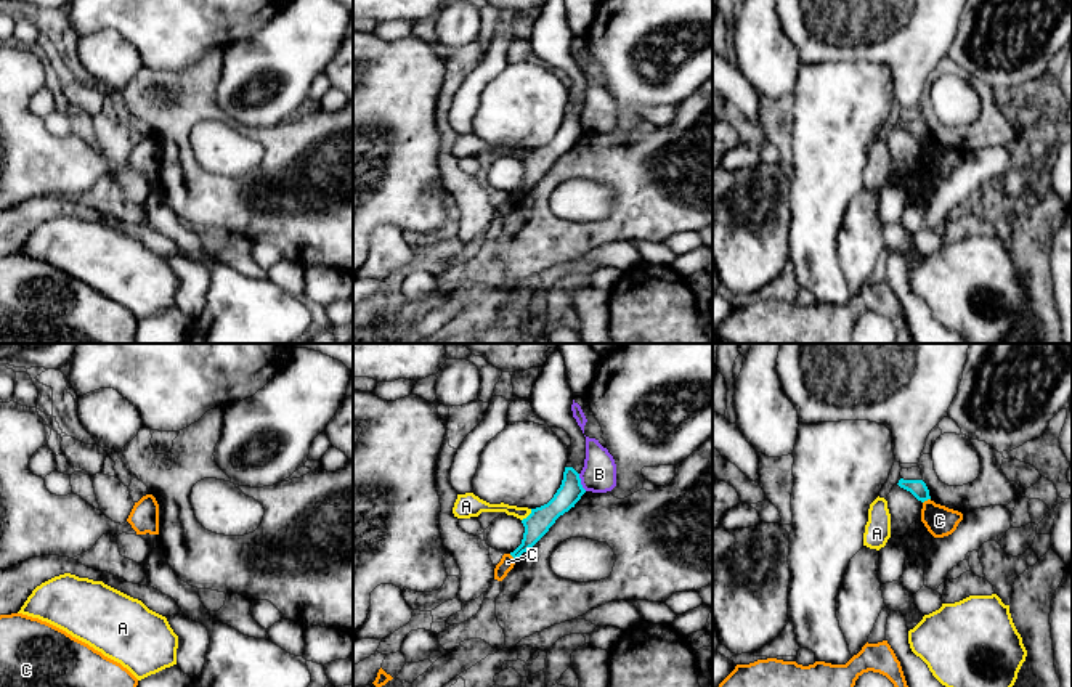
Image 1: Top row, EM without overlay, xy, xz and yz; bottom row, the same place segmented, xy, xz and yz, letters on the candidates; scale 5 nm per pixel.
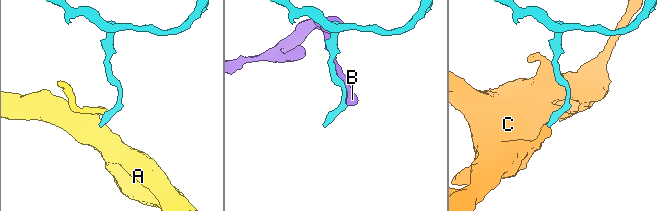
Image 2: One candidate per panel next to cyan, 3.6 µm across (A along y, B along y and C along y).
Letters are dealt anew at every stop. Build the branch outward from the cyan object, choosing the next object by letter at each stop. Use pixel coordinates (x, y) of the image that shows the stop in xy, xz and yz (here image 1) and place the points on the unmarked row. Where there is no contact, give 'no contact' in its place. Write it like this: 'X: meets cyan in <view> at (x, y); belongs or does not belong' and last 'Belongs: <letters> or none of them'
A: meets cyan in xz at (528, 156); does not belong
B: meets cyan in xz at (580, 122); does not belong
C: meets cyan in yz at (926, 140); does not belong
Belongs: none of them

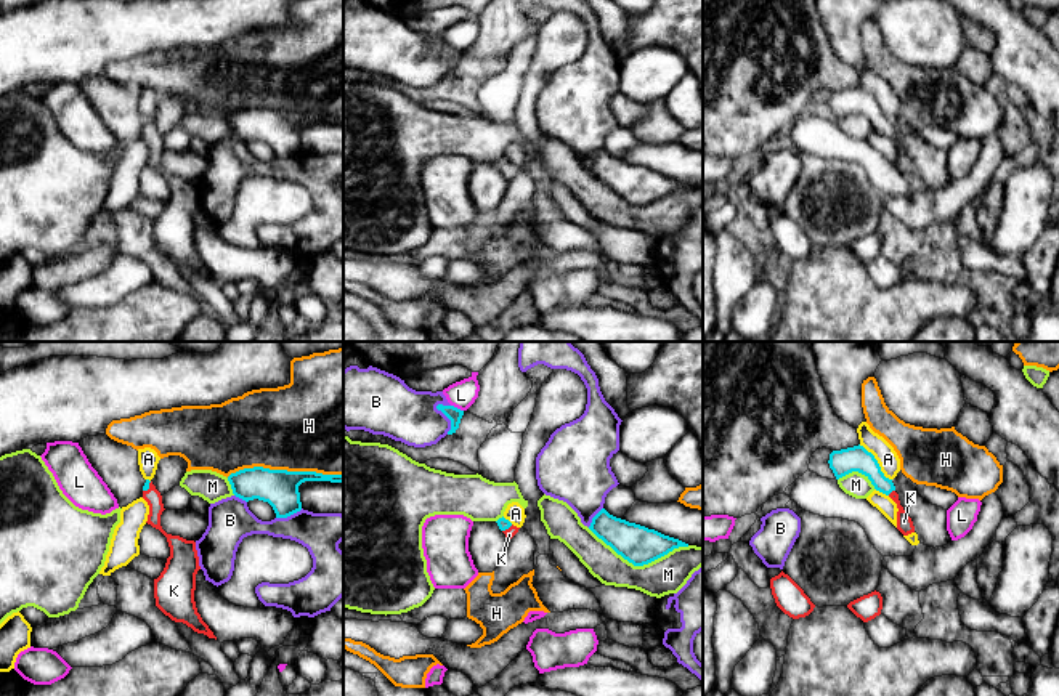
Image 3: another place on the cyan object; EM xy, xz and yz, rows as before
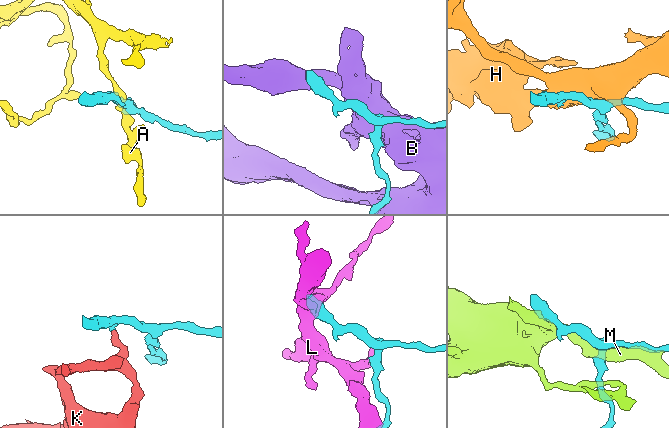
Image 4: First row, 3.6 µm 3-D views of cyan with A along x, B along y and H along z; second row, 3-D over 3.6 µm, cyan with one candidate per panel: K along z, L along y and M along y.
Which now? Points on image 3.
A: meets cyan in yz at (876, 103); does not belong
B: meets cyan in xz at (448, 58); does not belong
H: meets cyan in xy at (284, 111); does not belong
K: meets cyan in yz at (891, 132); belongs
L: meets cyan in xz at (456, 48); does not belong
M: meets cyan in xz at (639, 206); does not belong
Belongs: K

